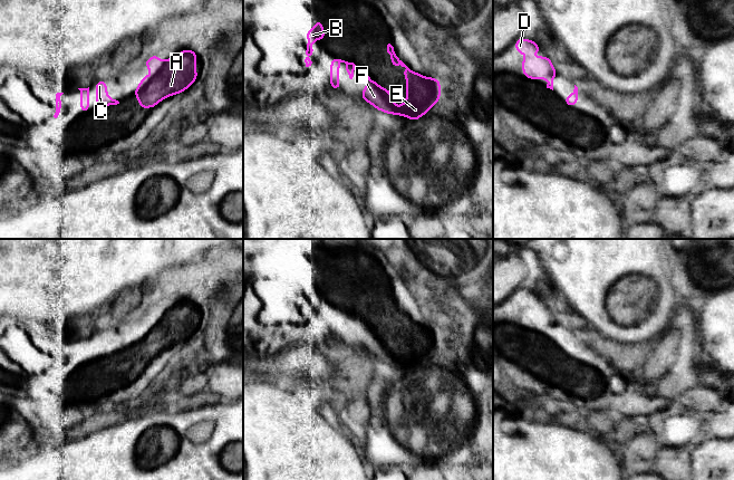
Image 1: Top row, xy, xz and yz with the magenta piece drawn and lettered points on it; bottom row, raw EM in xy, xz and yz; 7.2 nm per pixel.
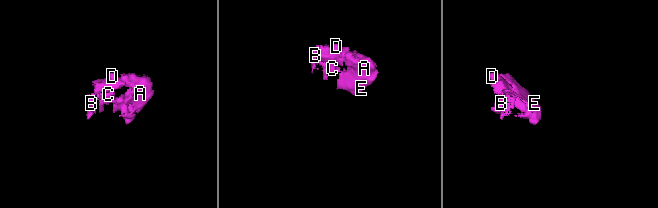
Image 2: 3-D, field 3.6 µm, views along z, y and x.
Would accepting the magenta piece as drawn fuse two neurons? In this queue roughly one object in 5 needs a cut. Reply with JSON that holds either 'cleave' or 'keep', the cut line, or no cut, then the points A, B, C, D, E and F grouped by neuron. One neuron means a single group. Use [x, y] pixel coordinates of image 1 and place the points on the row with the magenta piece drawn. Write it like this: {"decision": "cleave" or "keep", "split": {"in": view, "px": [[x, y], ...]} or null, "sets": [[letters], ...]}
{"decision": "keep", "split": null, "sets": [["A", "B", "C", "D", "E", "F"]]}

